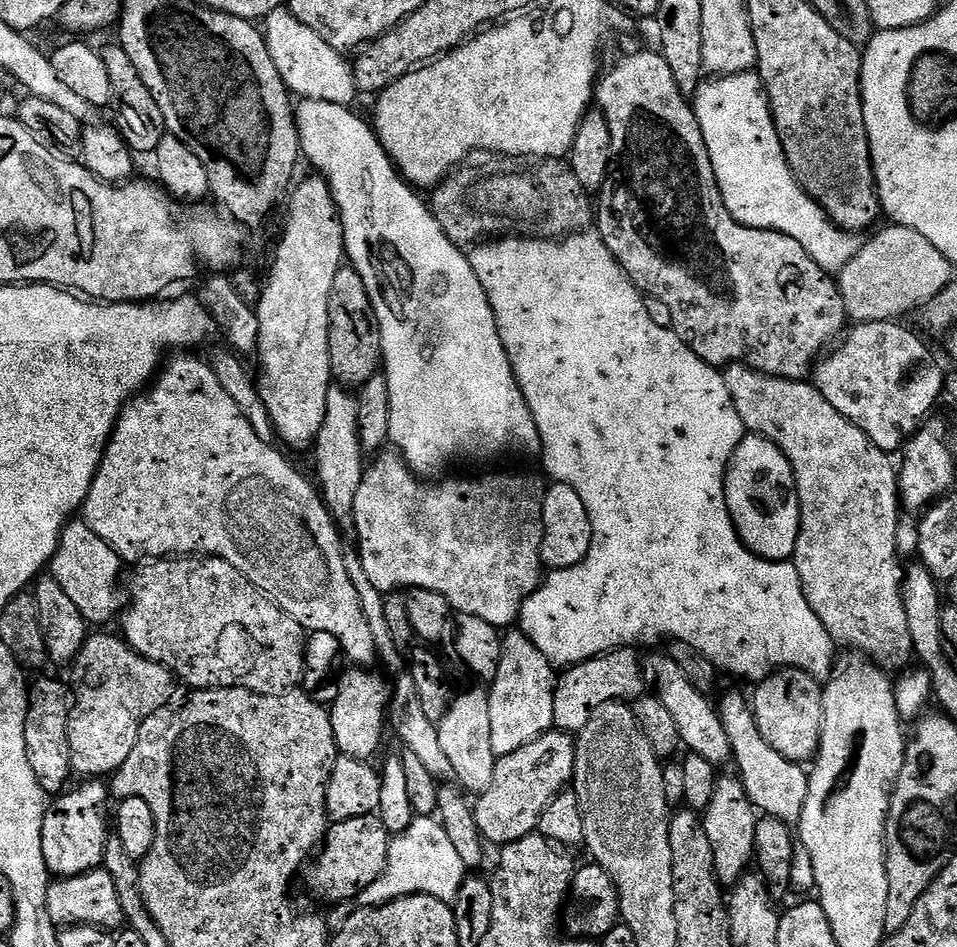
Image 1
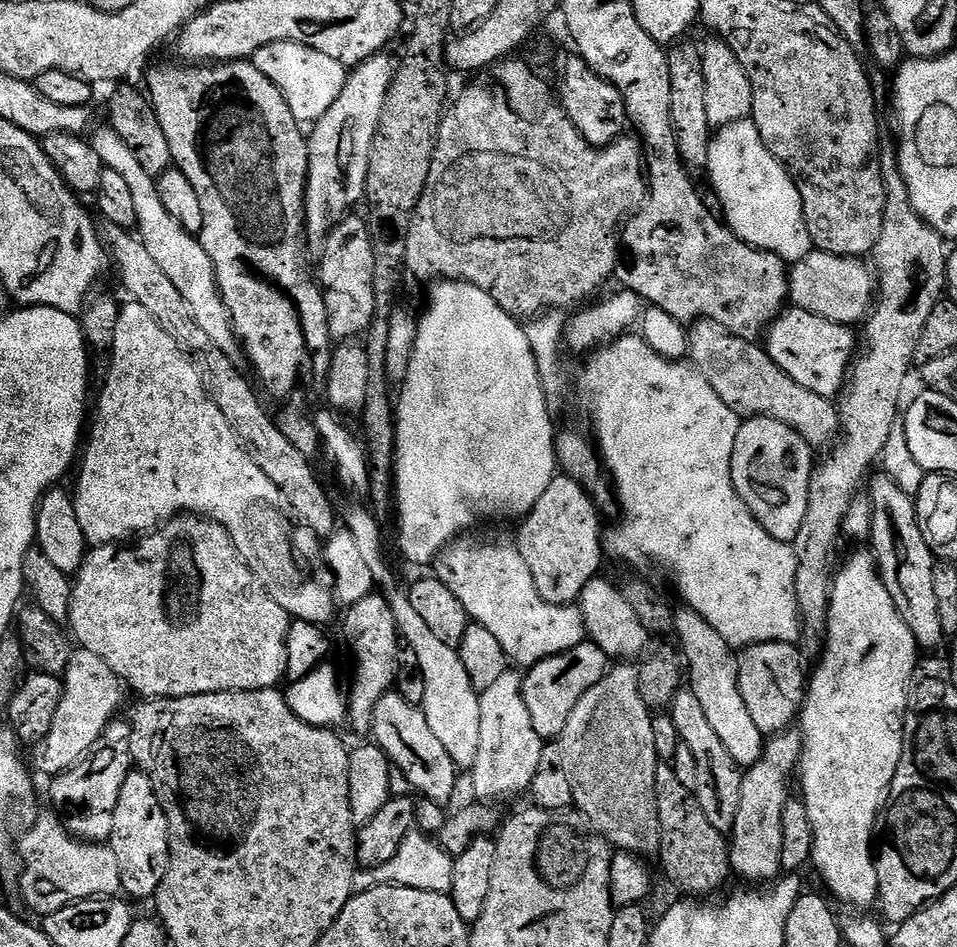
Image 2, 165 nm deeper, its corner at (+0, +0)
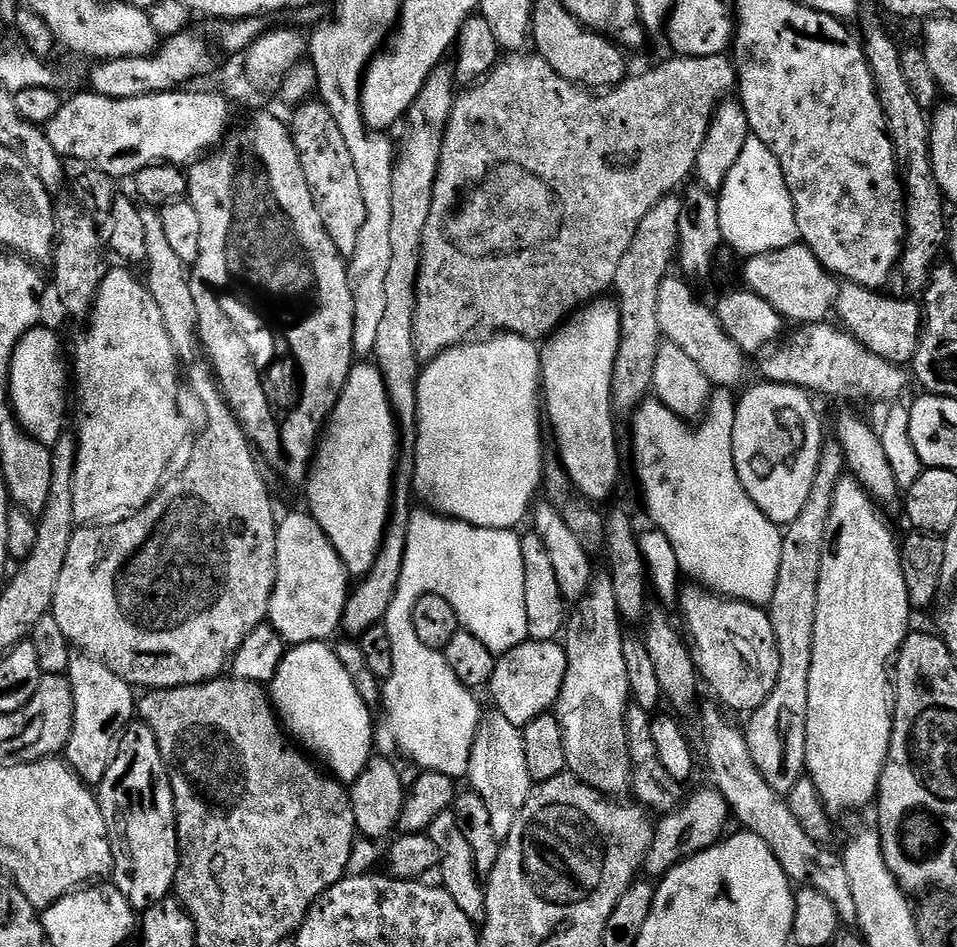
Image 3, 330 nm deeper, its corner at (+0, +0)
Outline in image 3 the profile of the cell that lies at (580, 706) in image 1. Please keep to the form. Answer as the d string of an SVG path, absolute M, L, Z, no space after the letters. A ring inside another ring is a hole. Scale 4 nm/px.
M529 638L497 659L492 681L486 688L487 691L492 691L495 711L514 722L514 726L524 729L527 724L534 722L534 718L547 716L555 709L566 670L567 654L563 643Z

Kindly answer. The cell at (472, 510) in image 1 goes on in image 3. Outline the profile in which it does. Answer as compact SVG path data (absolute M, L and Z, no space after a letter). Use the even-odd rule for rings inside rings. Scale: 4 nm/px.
M294 512L281 517L276 529L276 572L275 588L271 592L268 607L268 622L285 643L295 646L308 642L327 641L336 630L341 629L345 602L350 595L350 577L340 556L331 546L329 539L311 513Z

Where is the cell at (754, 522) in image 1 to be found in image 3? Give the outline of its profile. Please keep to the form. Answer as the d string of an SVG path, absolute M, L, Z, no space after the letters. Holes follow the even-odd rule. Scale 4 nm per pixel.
M769 383L763 387L764 392L739 397L734 418L734 466L754 506L770 522L787 526L802 514L802 506L810 498L826 433L812 405L813 397L803 388Z

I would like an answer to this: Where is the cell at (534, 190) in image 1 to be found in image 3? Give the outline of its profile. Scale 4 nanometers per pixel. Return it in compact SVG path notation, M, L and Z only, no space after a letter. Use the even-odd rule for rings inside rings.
M538 54L526 55L505 55L489 76L461 91L464 93L461 96L459 93L452 101L452 113L446 126L434 182L434 202L430 202L430 218L426 218L426 230L422 230L420 273L416 278L414 354L418 354L421 362L438 358L446 349L465 343L479 333L476 332L479 328L492 328L488 330L496 334L513 332L515 336L524 336L533 342L543 341L568 320L574 310L603 297L615 285L618 265L622 258L626 258L626 250L630 250L630 242L634 242L634 234L638 234L638 226L646 214L650 214L664 196L673 195L689 183L696 170L698 150L702 150L712 125L712 115L738 88L736 65L727 55L673 55L672 60L658 65L653 72L629 75L623 84L607 90L593 90L570 82Z

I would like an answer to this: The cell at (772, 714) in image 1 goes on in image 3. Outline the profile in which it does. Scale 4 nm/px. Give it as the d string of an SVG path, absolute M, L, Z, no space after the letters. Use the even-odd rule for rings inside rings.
M688 586L679 593L678 609L684 615L683 631L687 643L692 650L692 661L696 664L699 679L712 687L712 692L721 700L725 709L733 708L736 712L751 714L774 690L778 682L778 642L774 638L774 626L770 622L767 611L755 604L746 604L742 600L730 600L726 596L718 596L699 586Z

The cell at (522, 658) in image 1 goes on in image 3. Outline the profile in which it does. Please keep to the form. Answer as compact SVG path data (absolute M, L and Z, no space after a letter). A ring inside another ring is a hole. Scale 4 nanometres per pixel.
M492 710L488 716L485 715L480 721L480 729L474 742L474 750L470 754L470 766L466 777L470 782L471 791L477 792L486 802L486 810L490 810L490 822L494 826L494 834L502 842L510 834L518 814L526 806L529 796L532 795L534 787L530 778L530 770L526 770L526 746L524 745L524 733L514 722L508 721L502 713Z

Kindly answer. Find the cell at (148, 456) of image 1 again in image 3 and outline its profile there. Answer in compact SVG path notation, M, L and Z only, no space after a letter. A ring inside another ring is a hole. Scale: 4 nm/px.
M127 267L116 268L105 271L104 281L96 295L96 302L92 305L90 319L87 321L88 329L84 332L84 337L76 344L76 368L74 364L74 412L76 408L76 465L74 466L74 480L72 489L74 490L74 518L77 525L96 526L117 514L128 514L133 510L139 510L147 506L160 490L161 484L166 479L169 471L168 463L172 460L172 455L184 444L184 439L188 436L188 424L180 417L180 404L176 401L176 387L182 384L182 366L178 359L174 346L171 344L170 335L163 325L162 312L159 309L151 293L143 283L140 284L127 272Z

